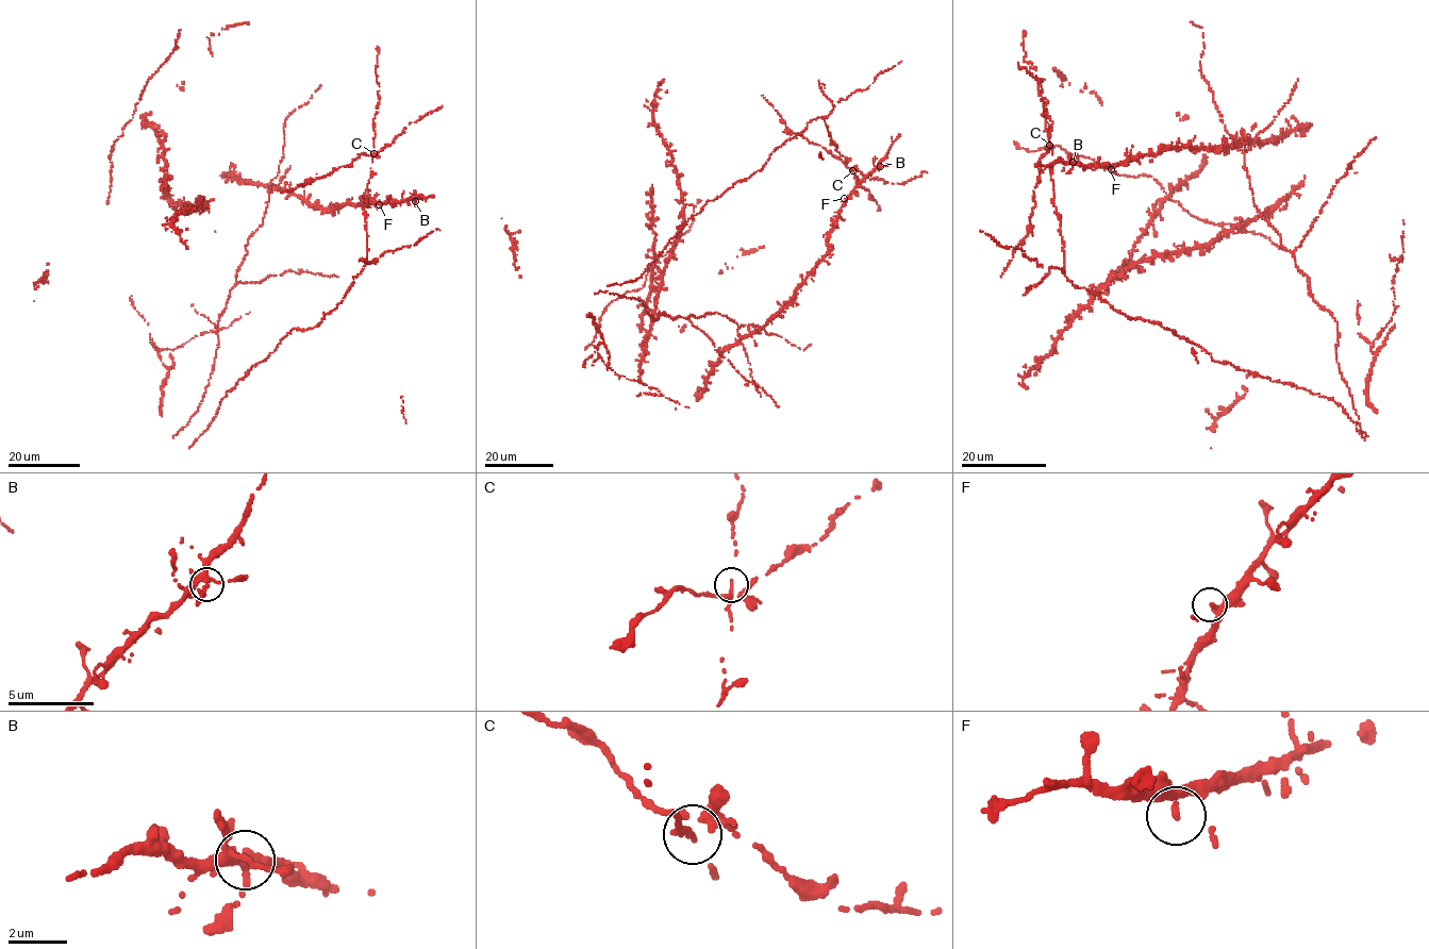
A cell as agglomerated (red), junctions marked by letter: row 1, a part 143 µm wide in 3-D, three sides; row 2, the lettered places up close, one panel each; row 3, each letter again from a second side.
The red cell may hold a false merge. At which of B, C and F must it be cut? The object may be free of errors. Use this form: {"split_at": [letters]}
{"split_at": ["C"]}

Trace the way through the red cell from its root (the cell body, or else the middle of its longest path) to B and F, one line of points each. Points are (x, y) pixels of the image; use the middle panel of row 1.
B: (731, 320), (737, 323), (740, 337), (746, 337), (786, 306), (825, 256), (830, 232), (850, 194), (880, 166)
F: (731, 320), (737, 323), (740, 337), (746, 337), (786, 306), (828, 251), (827, 239), (844, 198)

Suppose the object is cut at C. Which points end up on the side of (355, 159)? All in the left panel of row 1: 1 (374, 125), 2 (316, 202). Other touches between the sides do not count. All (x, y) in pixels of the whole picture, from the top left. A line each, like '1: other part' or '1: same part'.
1: other part
2: other part

